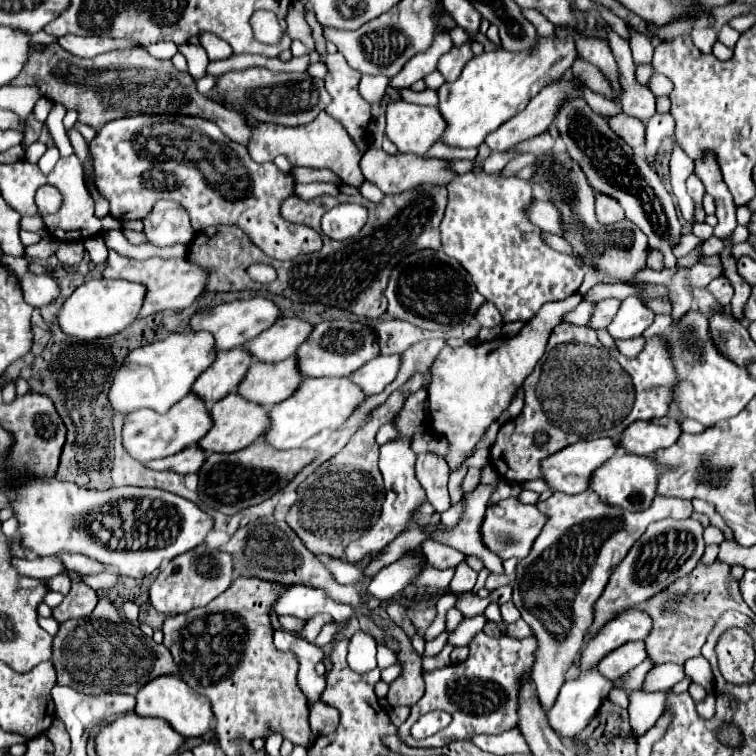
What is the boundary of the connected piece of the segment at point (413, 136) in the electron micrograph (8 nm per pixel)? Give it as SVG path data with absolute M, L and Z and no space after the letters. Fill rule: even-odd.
M396 100L386 108L386 136L402 154L424 156L442 138L446 120L432 106Z

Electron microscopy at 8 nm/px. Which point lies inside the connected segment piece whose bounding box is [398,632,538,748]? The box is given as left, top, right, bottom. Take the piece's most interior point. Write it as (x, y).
(481, 693)

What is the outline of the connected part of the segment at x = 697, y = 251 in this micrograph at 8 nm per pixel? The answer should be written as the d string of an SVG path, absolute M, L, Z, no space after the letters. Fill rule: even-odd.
M702 242L690 254L686 254L684 258L680 258L678 264L676 264L676 268L692 268L700 260L700 256L702 256Z

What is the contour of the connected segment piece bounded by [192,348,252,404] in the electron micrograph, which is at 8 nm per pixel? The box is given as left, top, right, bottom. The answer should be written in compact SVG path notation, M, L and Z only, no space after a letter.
M244 348L218 352L216 362L196 380L192 392L204 394L204 398L208 398L208 404L214 404L238 388L250 364L252 356Z

